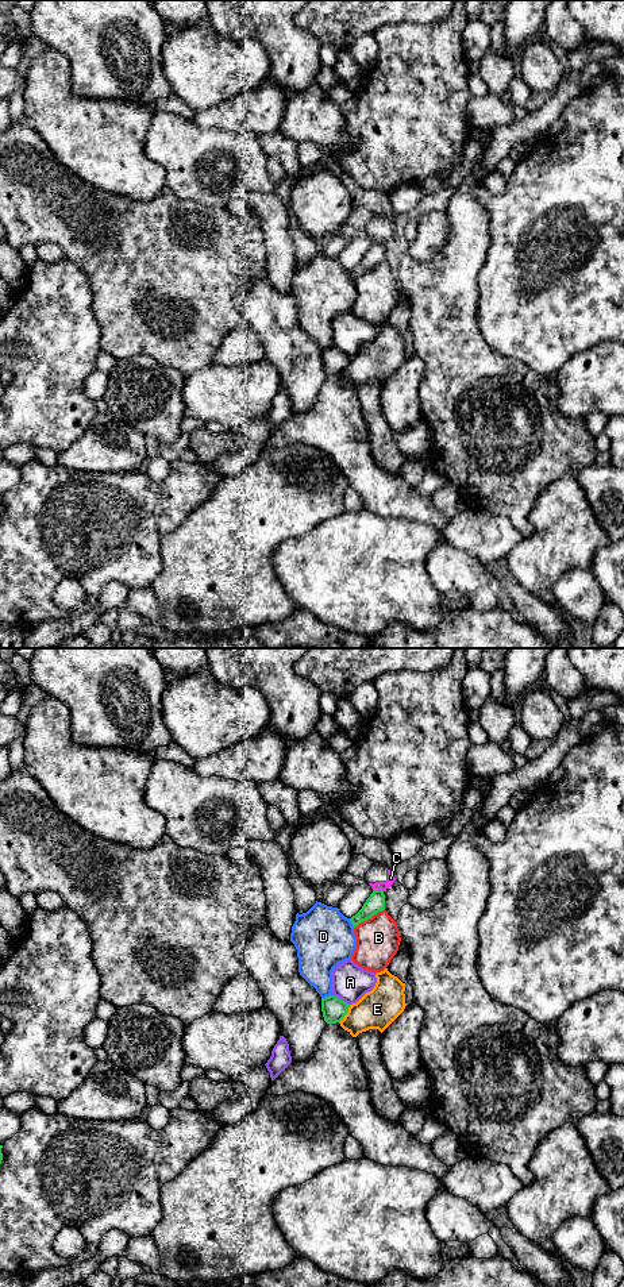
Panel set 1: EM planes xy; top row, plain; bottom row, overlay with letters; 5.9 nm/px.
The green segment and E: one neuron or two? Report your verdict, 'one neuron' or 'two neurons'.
two neurons

